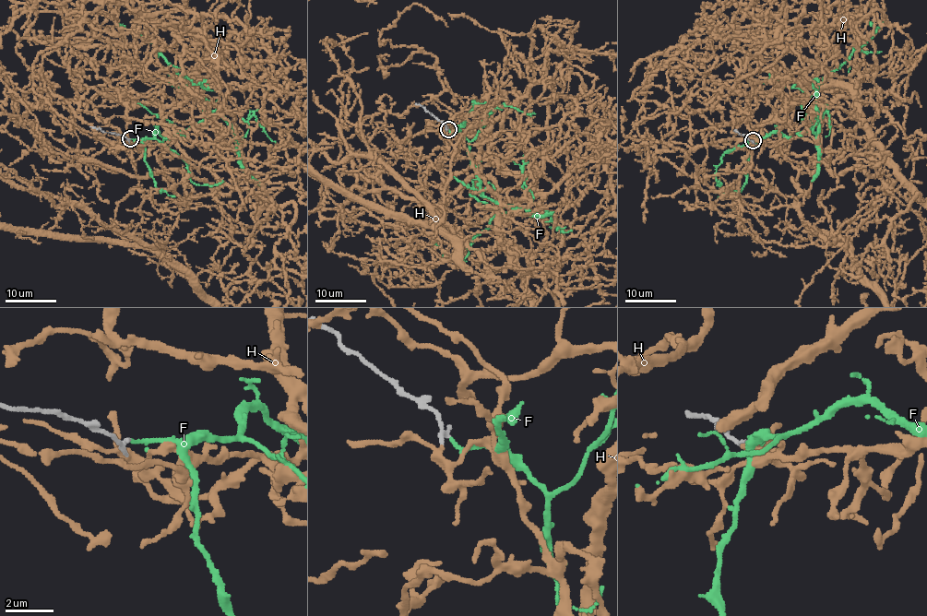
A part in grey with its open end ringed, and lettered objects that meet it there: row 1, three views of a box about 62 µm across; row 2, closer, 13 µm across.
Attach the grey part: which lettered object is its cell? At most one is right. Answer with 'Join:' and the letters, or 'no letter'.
Join: F

